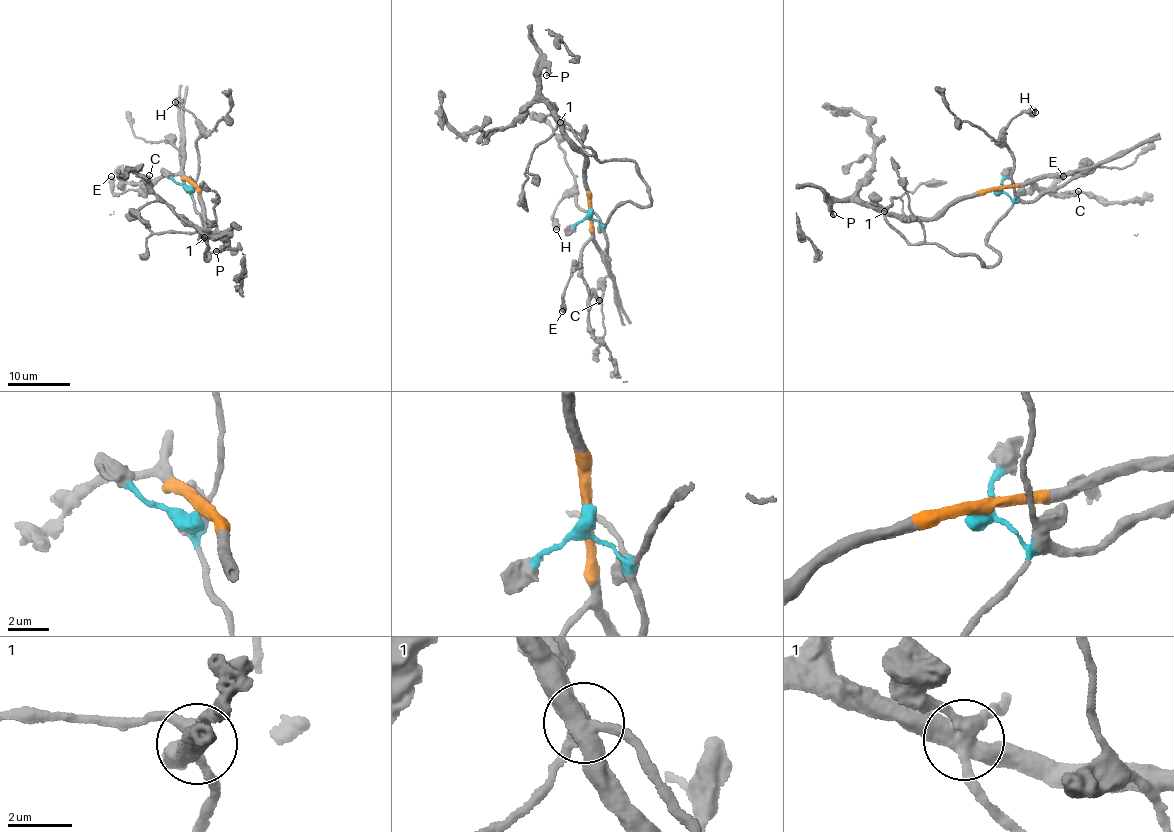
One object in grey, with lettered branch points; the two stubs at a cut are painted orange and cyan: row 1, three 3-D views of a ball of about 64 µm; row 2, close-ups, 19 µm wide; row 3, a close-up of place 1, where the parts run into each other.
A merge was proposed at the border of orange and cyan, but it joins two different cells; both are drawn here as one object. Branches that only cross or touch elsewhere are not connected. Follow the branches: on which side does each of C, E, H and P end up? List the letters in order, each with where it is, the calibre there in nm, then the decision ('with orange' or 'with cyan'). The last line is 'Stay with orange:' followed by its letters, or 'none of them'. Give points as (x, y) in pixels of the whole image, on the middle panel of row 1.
C: place (599, 300); calibre 420 nm; with orange
E: place (562, 311); calibre 500 nm; with orange
H: place (556, 229); calibre 700 nm; with cyan
P: place (546, 75); calibre 280 nm; with orange
Stay with orange: C, E, P

